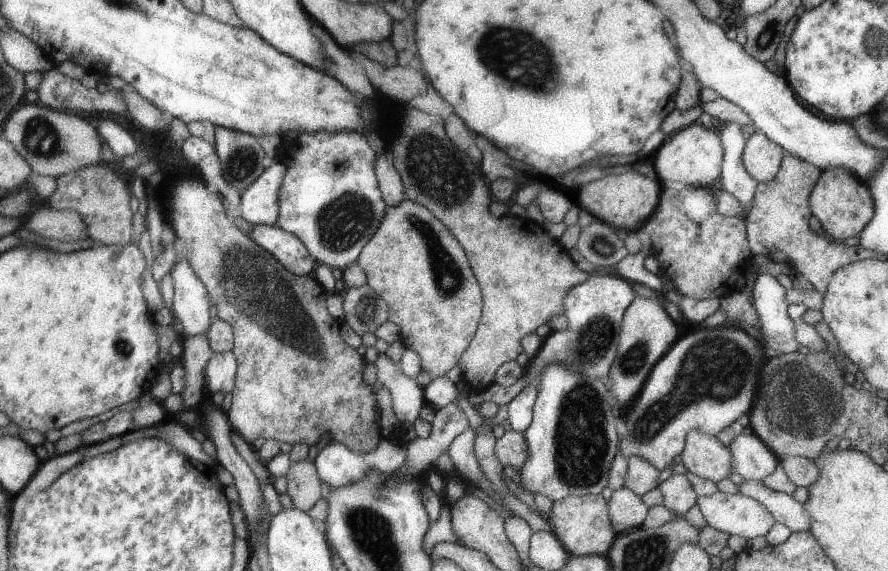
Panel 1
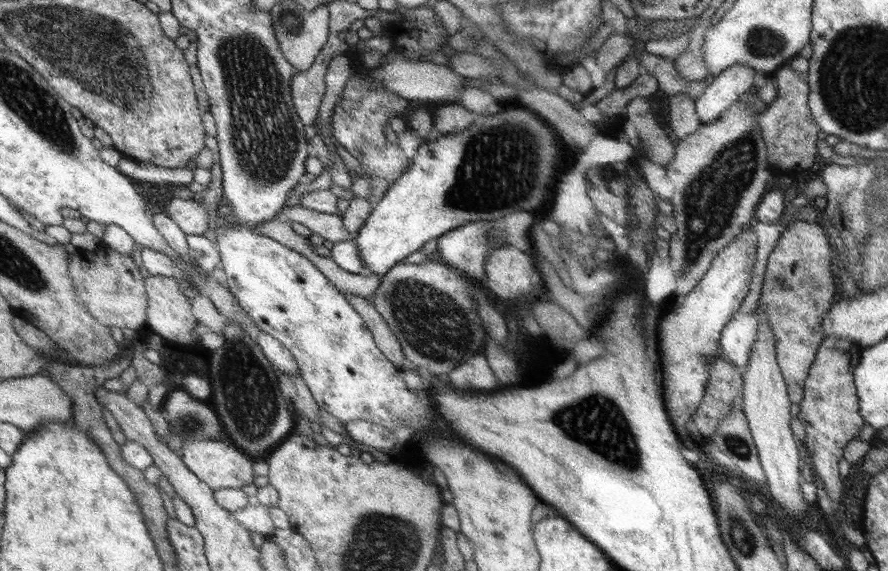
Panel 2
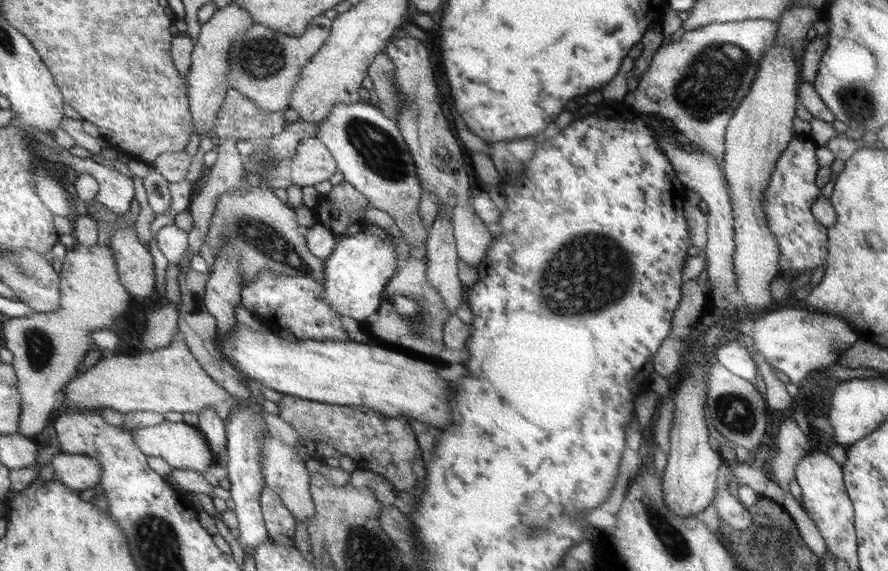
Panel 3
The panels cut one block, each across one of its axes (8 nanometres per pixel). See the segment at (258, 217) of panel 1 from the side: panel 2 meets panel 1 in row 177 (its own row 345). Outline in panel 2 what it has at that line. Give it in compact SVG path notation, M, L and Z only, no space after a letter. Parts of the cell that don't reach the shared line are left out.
M260 329L259 334L254 339L263 349L264 356L268 357L268 361L276 364L278 372L289 376L298 374L300 376L299 365L295 356L279 340L276 340L276 337Z

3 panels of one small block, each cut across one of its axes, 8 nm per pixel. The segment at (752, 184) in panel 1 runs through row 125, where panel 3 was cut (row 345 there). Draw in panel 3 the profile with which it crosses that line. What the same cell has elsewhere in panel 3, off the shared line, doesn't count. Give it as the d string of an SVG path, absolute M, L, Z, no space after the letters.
M738 342L719 343L716 346L716 358L731 374L756 384L757 366L747 349Z

